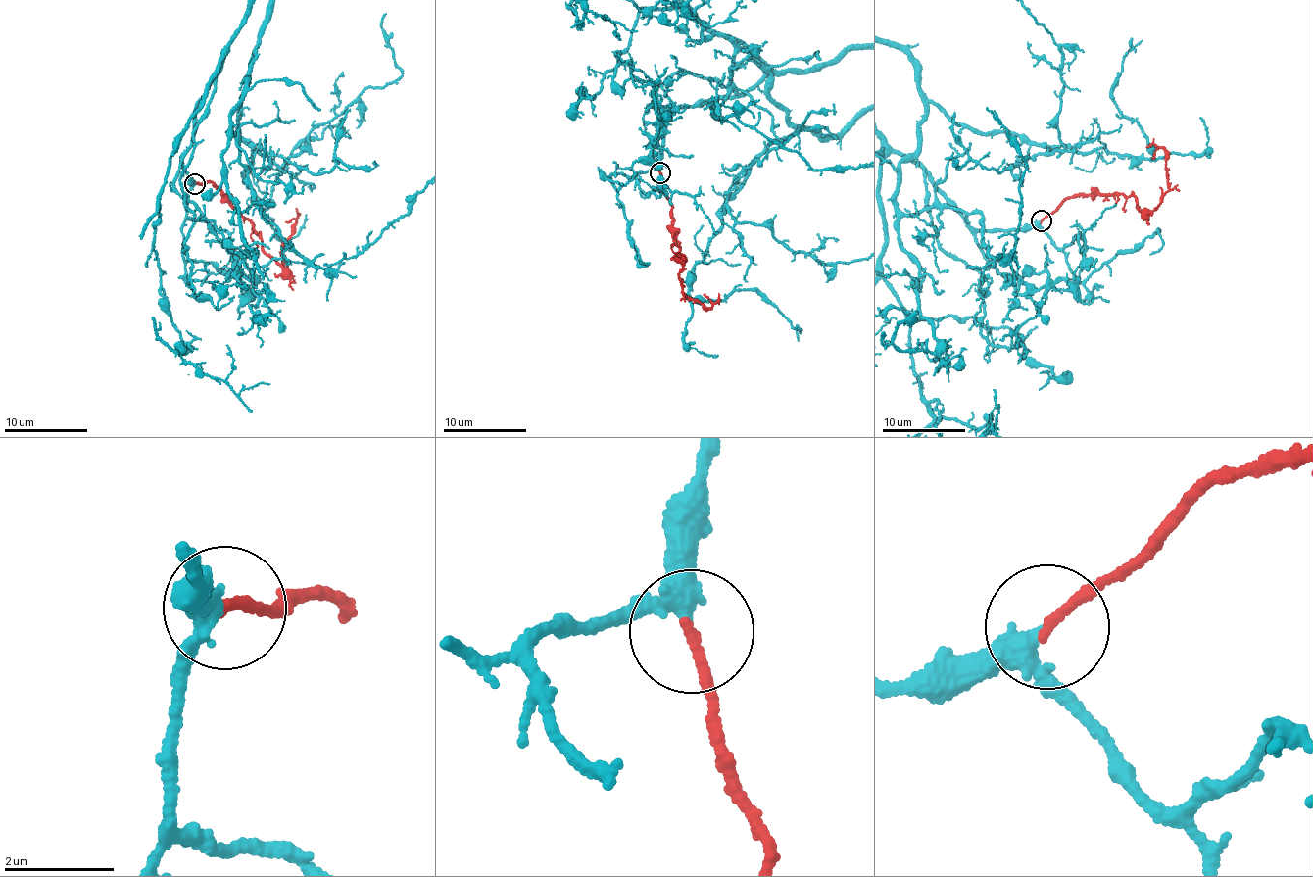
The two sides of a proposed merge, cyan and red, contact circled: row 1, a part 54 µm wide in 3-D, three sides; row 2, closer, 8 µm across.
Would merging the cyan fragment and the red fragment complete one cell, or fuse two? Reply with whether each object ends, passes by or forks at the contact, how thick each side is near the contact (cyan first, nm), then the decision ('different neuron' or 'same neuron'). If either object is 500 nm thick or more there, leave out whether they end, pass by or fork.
cyan passes by | red ends | 320/200 nm | same neuron

